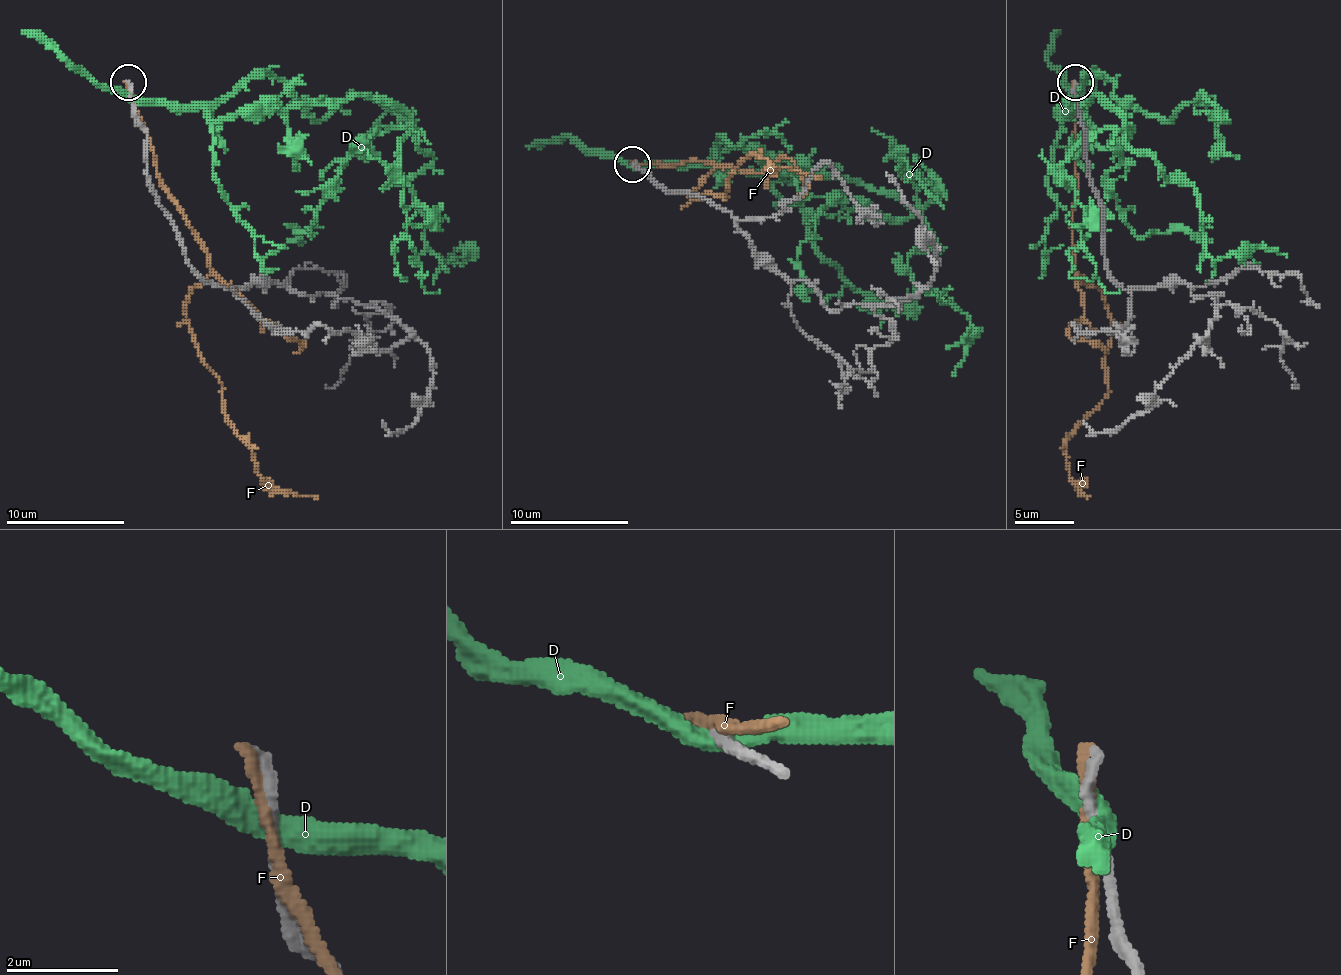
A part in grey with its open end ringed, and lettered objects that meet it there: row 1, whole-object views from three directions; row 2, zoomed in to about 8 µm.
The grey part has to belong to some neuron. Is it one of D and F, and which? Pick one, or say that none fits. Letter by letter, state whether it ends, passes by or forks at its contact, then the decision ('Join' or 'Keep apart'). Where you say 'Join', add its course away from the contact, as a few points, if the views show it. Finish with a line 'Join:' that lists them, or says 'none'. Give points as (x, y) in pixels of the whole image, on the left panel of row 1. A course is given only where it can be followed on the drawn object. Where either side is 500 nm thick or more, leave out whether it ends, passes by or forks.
D: It passes by. Keep apart
F: It ends there. Keep apart
Join: none

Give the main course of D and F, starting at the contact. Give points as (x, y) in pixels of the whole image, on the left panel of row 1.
D: (132, 99), (212, 120), (394, 102), (433, 158), (403, 182), (424, 242), (466, 251), (448, 257)
F: (132, 93), (156, 176), (210, 269), (186, 310), (224, 418), (254, 468), (275, 486), (317, 498)

